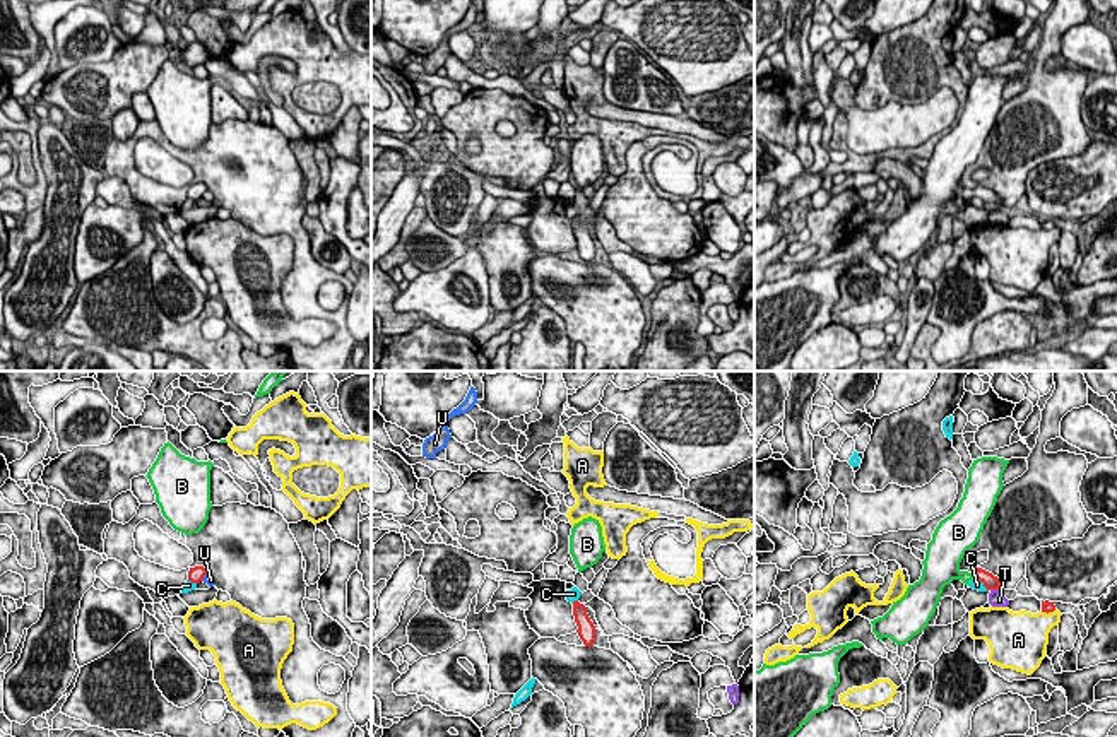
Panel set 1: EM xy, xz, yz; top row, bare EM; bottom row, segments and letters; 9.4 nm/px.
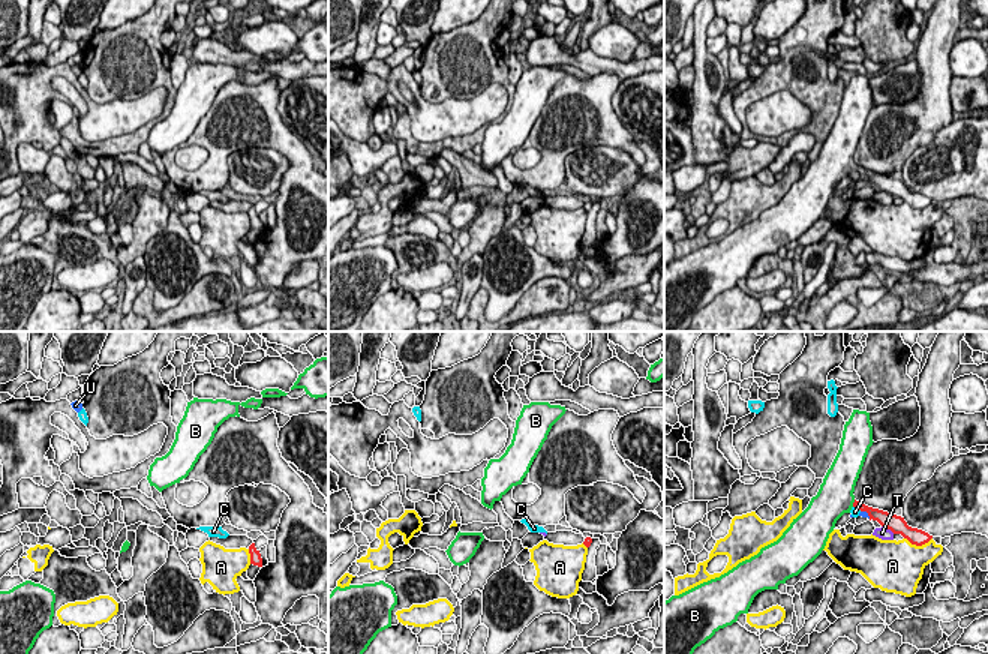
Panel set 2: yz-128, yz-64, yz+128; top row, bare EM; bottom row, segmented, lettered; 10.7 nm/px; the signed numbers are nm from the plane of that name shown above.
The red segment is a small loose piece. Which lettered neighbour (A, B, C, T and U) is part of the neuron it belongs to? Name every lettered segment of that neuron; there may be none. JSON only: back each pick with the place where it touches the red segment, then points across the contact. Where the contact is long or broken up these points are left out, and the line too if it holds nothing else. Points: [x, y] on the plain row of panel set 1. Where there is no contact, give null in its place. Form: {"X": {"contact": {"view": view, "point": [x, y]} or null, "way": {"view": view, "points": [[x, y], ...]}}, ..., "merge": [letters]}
{"B": {"contact": {"view": "yz", "point": [974, 194]}, "way": {"view": "yz", "points": [[991, 199], [984, 194], [974, 194], [957, 192], [948, 187]]}}, "merge": ["B"]}

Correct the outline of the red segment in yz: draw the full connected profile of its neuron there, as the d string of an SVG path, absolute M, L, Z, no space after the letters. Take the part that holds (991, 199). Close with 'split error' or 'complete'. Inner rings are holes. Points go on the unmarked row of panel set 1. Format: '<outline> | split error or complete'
M997 74L973 77L958 125L939 139L927 161L920 197L908 202L905 212L893 219L883 234L871 238L878 256L889 255L896 262L907 262L929 243L943 205L953 197L961 197L965 202L978 197L987 207L999 207L997 193L982 185L973 190L961 188L960 180L980 156L1004 104L1002 91L1008 80L1009 77Z | split error

